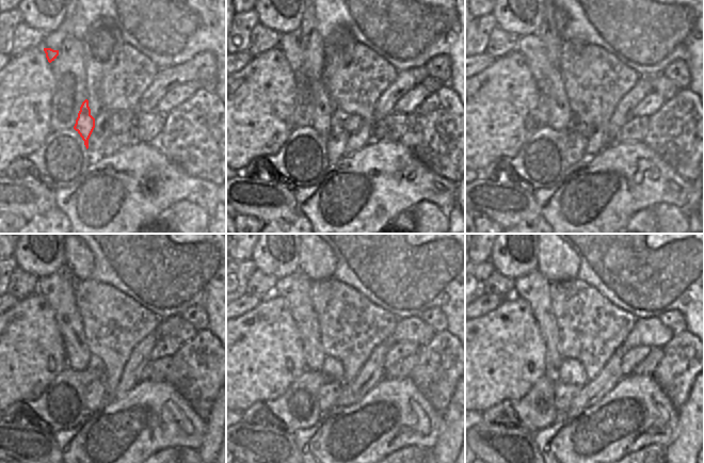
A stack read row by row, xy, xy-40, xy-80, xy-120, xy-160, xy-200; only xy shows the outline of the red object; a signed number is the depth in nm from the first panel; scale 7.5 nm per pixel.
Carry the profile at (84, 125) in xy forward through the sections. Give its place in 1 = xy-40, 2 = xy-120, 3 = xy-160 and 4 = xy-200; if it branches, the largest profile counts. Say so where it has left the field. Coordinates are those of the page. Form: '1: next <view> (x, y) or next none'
1: next xy-40 (322, 123)
2: next xy-120 (57, 288)
3: next xy-160 (296, 288)
4: next xy-200 (533, 288)

